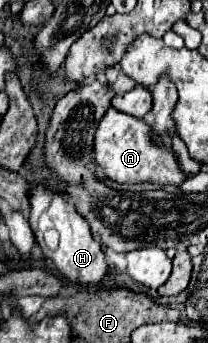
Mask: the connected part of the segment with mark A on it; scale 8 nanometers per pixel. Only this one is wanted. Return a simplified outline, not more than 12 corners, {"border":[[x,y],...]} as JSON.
{"border":[[113,107],[95,133],[95,161],[119,183],[181,185],[173,151],[145,121]]}

